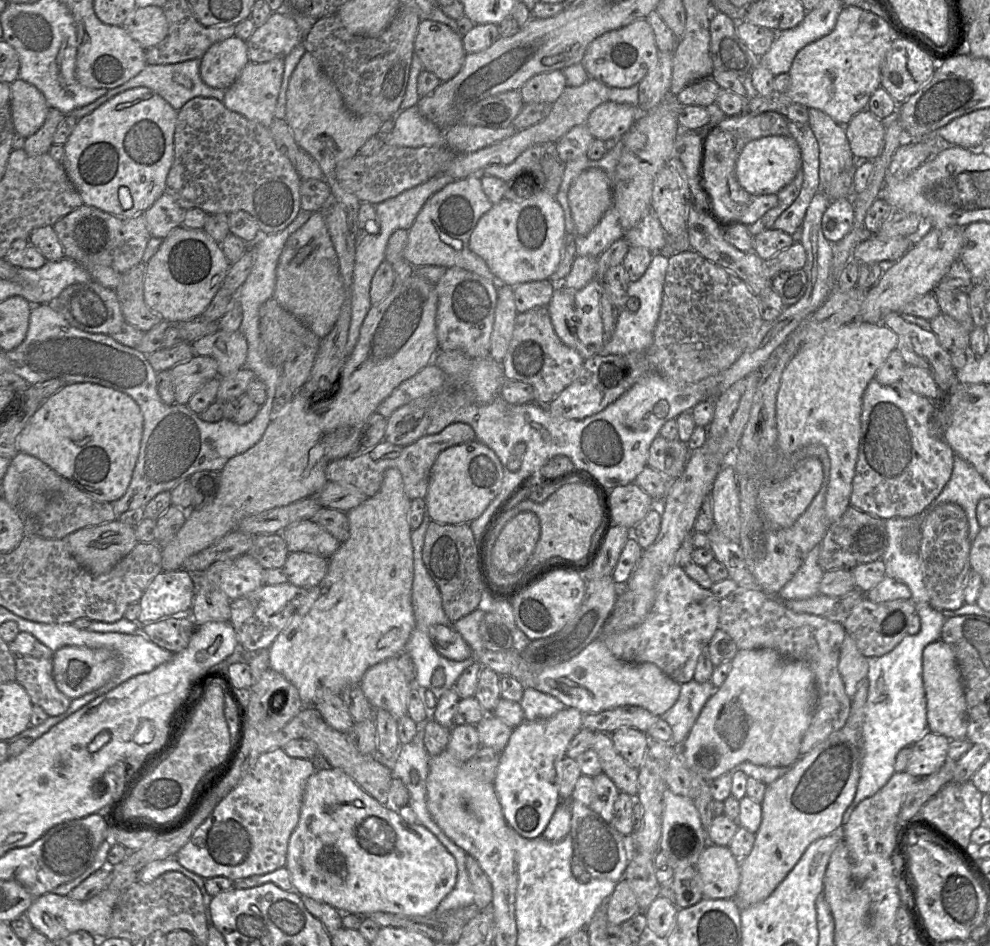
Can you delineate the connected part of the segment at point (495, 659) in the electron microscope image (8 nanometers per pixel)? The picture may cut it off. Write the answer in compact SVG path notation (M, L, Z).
M598 638L579 654L560 664L533 672L520 652L488 651L471 656L482 667L489 667L499 676L512 676L524 688L534 688L560 700L566 707L574 707L583 714L598 713L619 706L637 706L656 716L663 716L677 701L681 684L667 676L654 663L629 663L616 658Z

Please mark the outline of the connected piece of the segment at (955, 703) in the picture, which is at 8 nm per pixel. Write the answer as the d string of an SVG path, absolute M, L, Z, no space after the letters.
M941 640L928 644L923 650L922 667L928 730L949 740L966 738L968 728L966 700L961 673L953 651Z

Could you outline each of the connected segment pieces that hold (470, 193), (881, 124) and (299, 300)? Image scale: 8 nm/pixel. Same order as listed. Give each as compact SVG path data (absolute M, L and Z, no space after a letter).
M471 175L447 184L429 198L408 230L403 258L414 268L462 268L481 277L493 279L485 261L469 249L469 239L477 222L492 206L482 189L479 175Z
M865 109L852 117L845 131L855 159L874 160L883 148L886 122Z
M319 211L313 212L307 222L288 238L279 258L273 298L320 339L334 327L346 300L346 290L336 251Z

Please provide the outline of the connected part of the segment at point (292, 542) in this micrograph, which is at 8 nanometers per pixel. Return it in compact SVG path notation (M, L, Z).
M312 519L300 521L281 532L289 553L311 552L326 559L338 550L341 543Z

